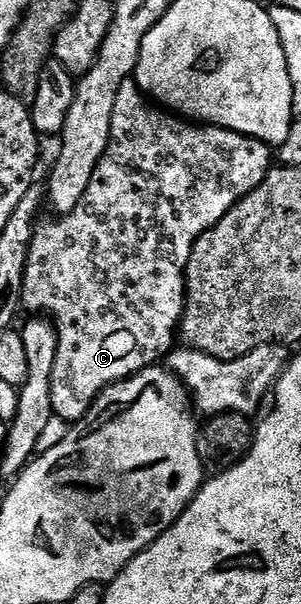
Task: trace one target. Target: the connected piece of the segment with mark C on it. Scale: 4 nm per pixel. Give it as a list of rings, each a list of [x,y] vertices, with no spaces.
[[[133,78],[126,80],[124,86],[120,86],[120,94],[116,94],[116,110],[112,110],[110,141],[106,147],[106,153],[100,158],[92,174],[92,180],[88,182],[88,188],[84,190],[84,198],[80,198],[76,210],[72,210],[67,216],[53,218],[54,220],[43,219],[35,227],[22,279],[21,307],[25,311],[27,308],[30,314],[45,314],[58,332],[56,366],[52,366],[52,410],[59,421],[61,419],[70,420],[69,422],[81,420],[82,415],[94,405],[94,400],[105,388],[118,384],[146,368],[155,367],[161,361],[158,359],[162,355],[163,359],[175,347],[182,322],[182,311],[186,308],[186,267],[194,249],[194,243],[209,228],[216,226],[216,222],[220,222],[220,218],[224,218],[224,214],[228,214],[228,210],[232,210],[236,202],[252,194],[252,190],[256,190],[256,186],[264,182],[271,167],[271,145],[254,140],[250,136],[241,136],[238,132],[227,128],[203,126],[201,123],[179,118],[151,103],[139,88],[138,81]]]

